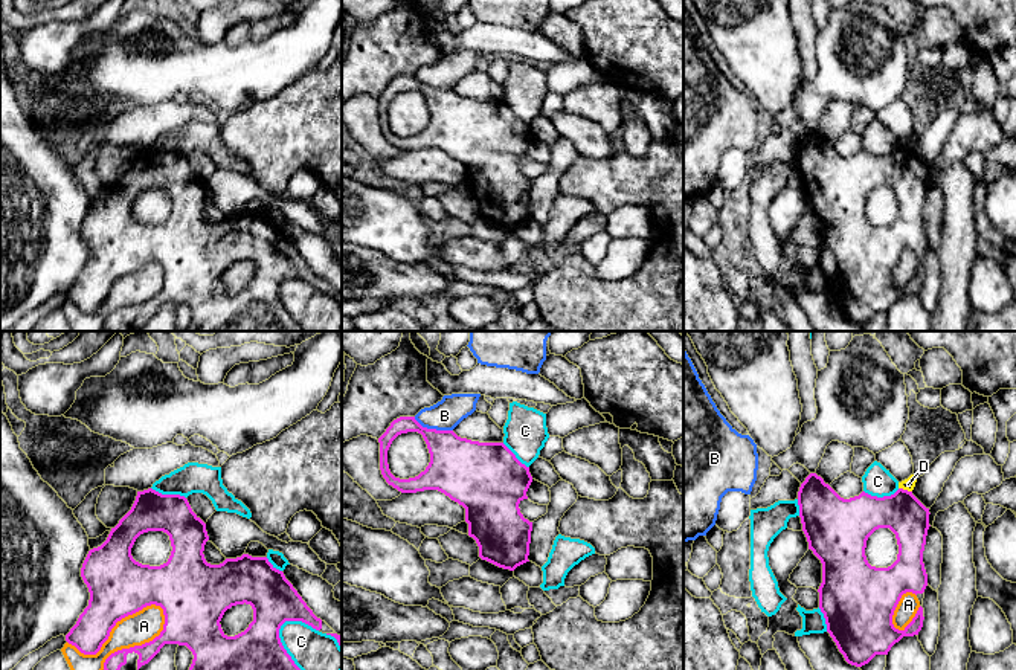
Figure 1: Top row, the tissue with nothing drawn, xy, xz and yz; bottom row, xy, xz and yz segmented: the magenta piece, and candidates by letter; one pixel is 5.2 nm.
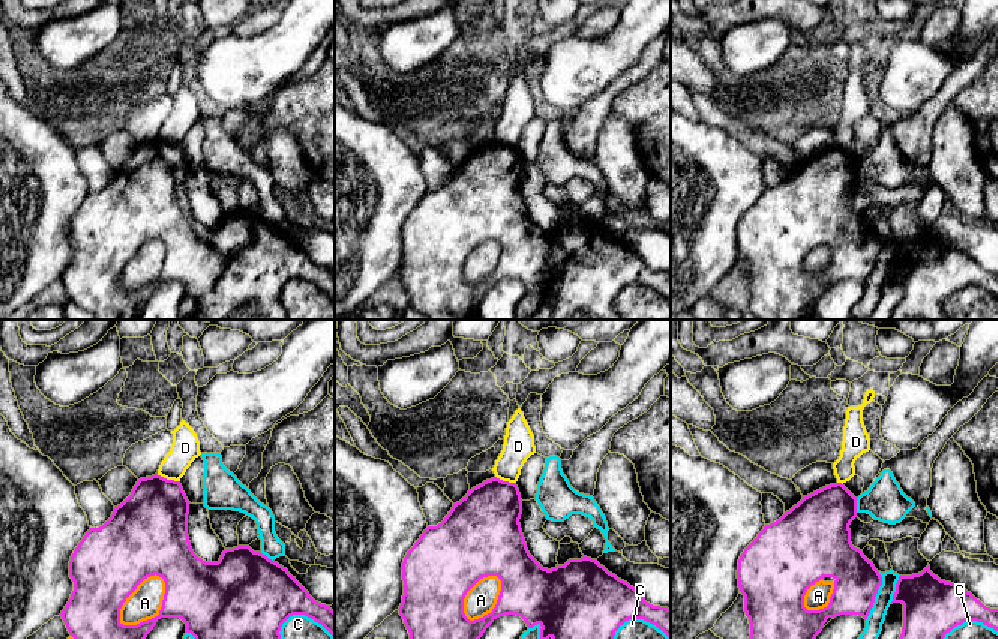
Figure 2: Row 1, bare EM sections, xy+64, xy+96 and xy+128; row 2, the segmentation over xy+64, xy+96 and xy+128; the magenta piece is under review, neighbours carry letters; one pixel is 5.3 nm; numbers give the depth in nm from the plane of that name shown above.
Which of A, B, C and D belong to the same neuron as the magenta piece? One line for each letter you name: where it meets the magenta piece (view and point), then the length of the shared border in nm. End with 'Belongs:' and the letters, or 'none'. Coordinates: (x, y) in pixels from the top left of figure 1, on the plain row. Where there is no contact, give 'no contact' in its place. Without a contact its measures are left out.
Belongs: none

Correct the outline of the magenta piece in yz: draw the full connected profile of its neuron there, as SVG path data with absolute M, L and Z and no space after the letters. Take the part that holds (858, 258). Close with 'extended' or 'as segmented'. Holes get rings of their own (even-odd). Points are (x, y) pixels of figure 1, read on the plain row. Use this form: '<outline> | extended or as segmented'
M810 131L798 150L799 176L809 208L822 221L819 267L824 272L827 290L836 301L845 319L862 325L876 313L888 313L903 295L914 295L923 285L923 266L912 279L899 288L892 282L894 269L903 252L923 252L928 232L923 209L929 188L929 166L912 150L899 147L891 154L859 154L844 157L816 131ZM879 186L889 186L897 197L897 218L888 226L871 224L865 214L868 195Z | as segmented

